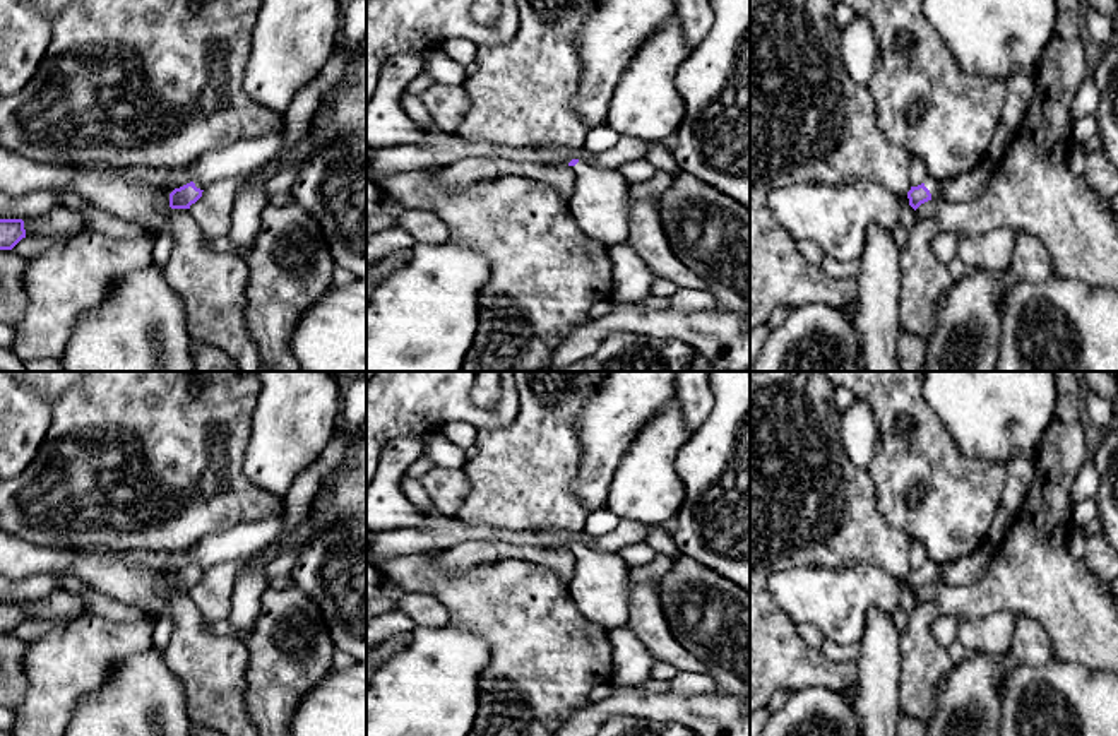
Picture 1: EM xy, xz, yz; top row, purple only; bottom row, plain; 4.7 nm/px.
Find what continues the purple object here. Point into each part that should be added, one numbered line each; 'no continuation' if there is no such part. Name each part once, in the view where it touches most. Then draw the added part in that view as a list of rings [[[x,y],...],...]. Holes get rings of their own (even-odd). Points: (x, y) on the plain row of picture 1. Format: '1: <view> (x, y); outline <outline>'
1: yz (968, 569); outline [[[986,541],[976,551],[957,560],[933,561],[923,565],[931,582],[945,582],[952,585],[966,585],[978,582],[996,555],[996,544]]]

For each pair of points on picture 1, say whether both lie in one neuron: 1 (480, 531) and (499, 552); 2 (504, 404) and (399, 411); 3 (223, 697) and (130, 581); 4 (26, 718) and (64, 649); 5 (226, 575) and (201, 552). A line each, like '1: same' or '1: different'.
1: different
2: same
3: same
4: same
5: different

